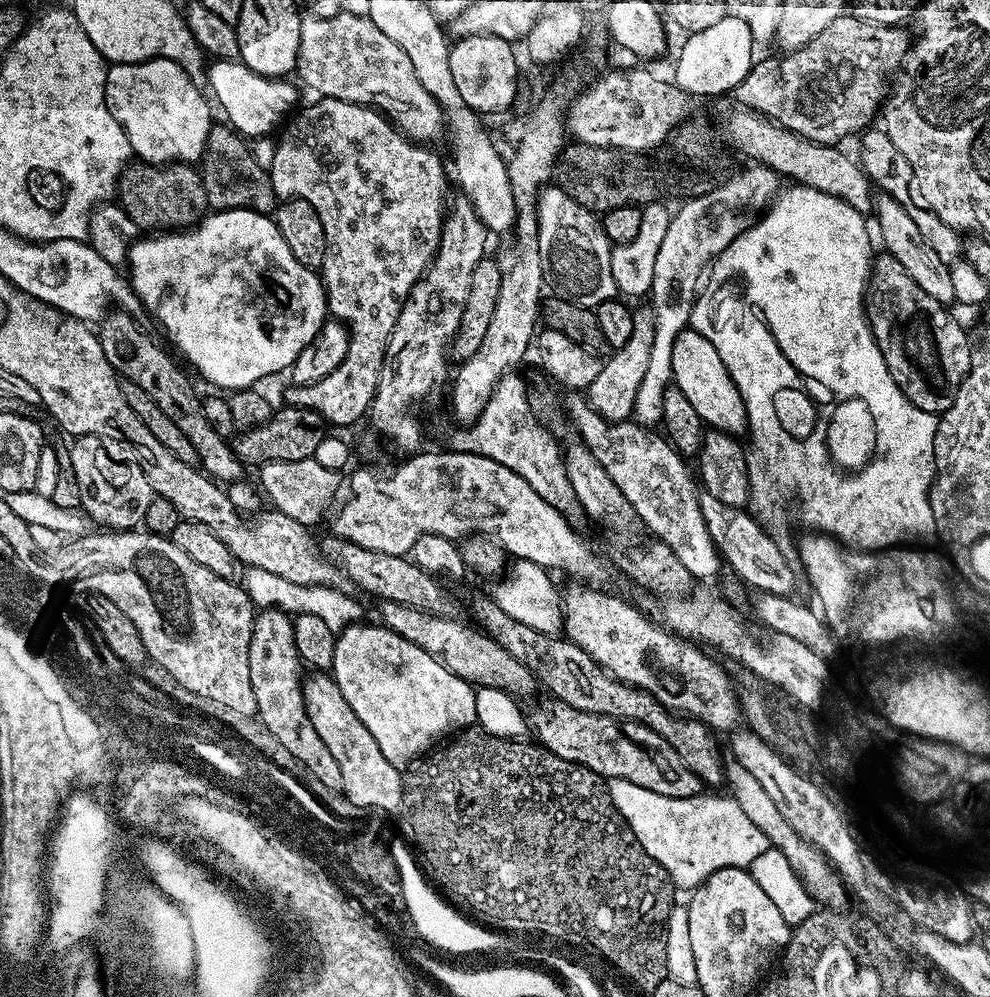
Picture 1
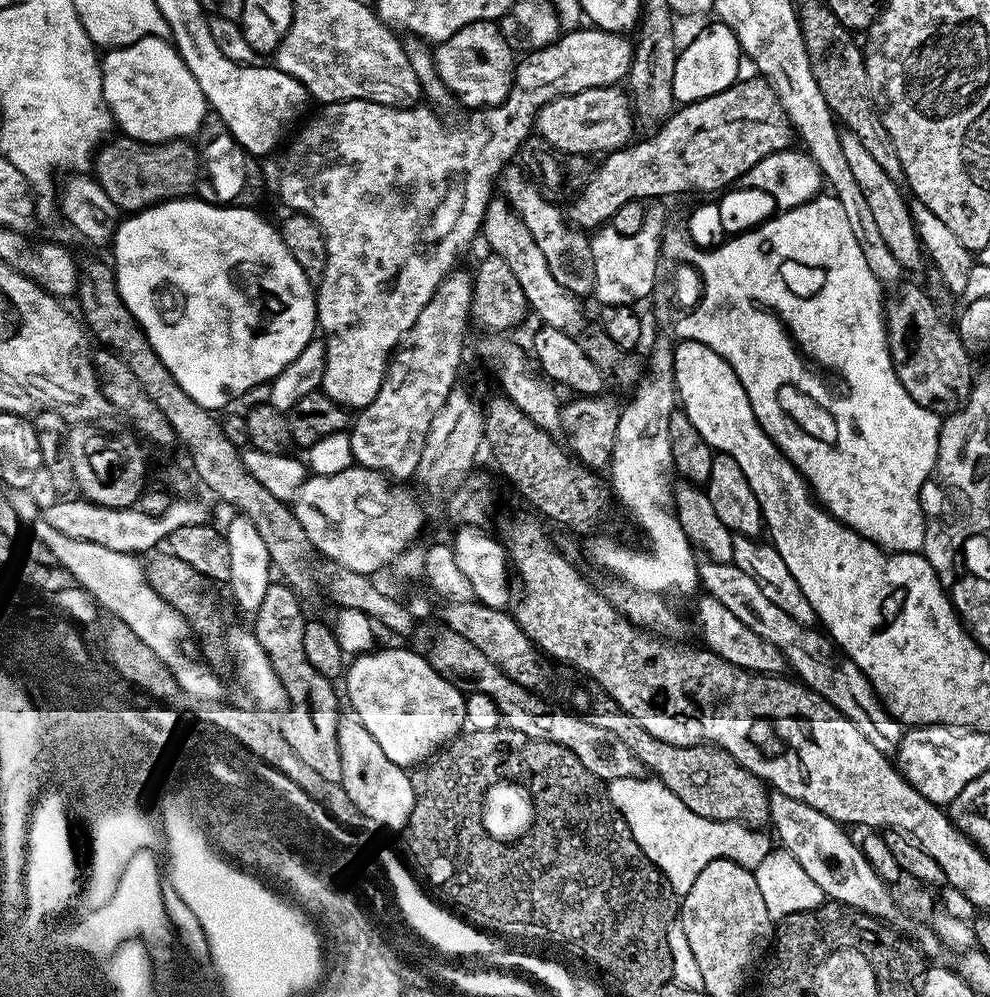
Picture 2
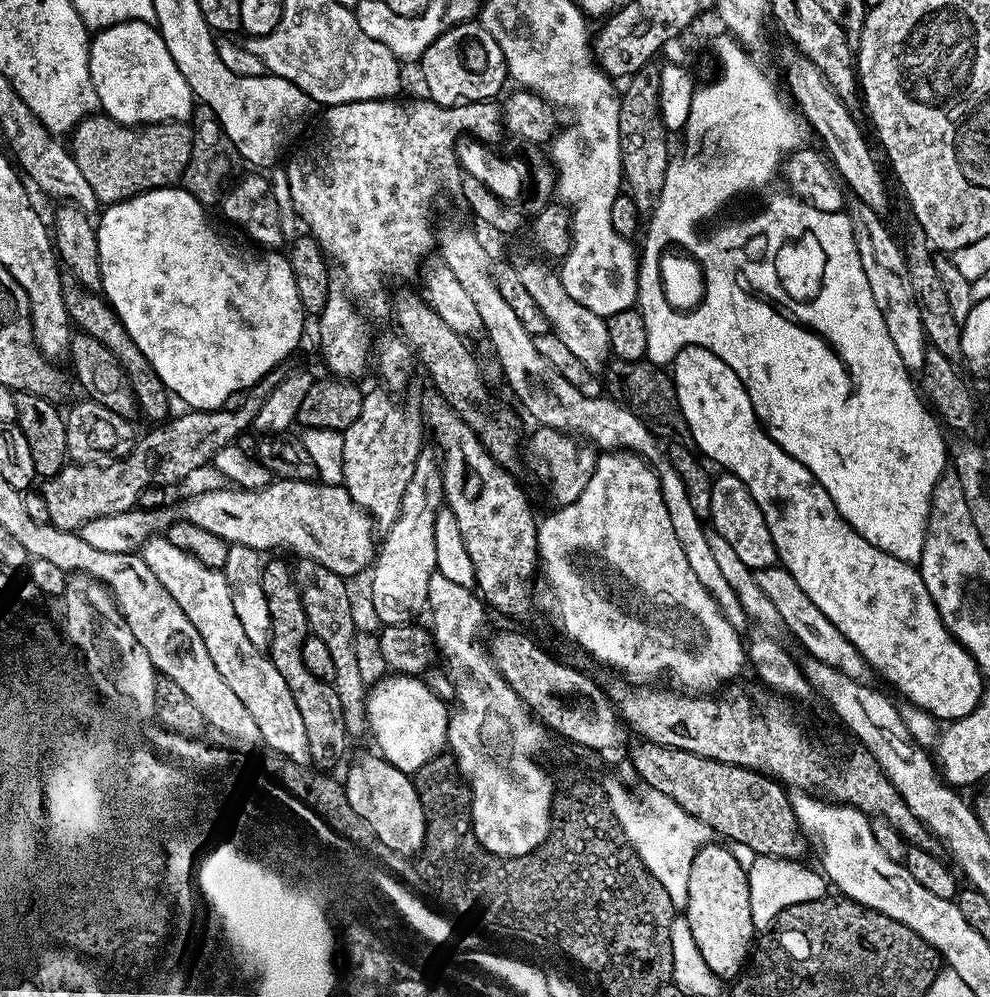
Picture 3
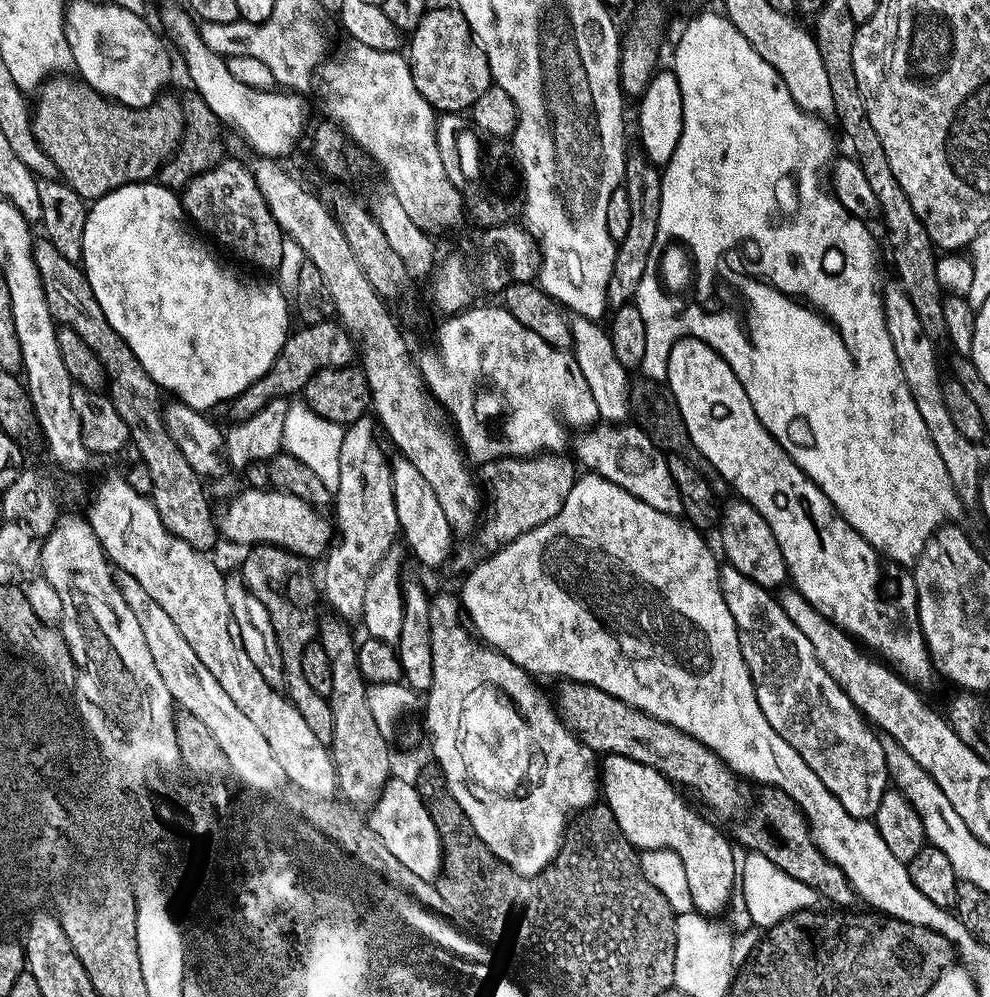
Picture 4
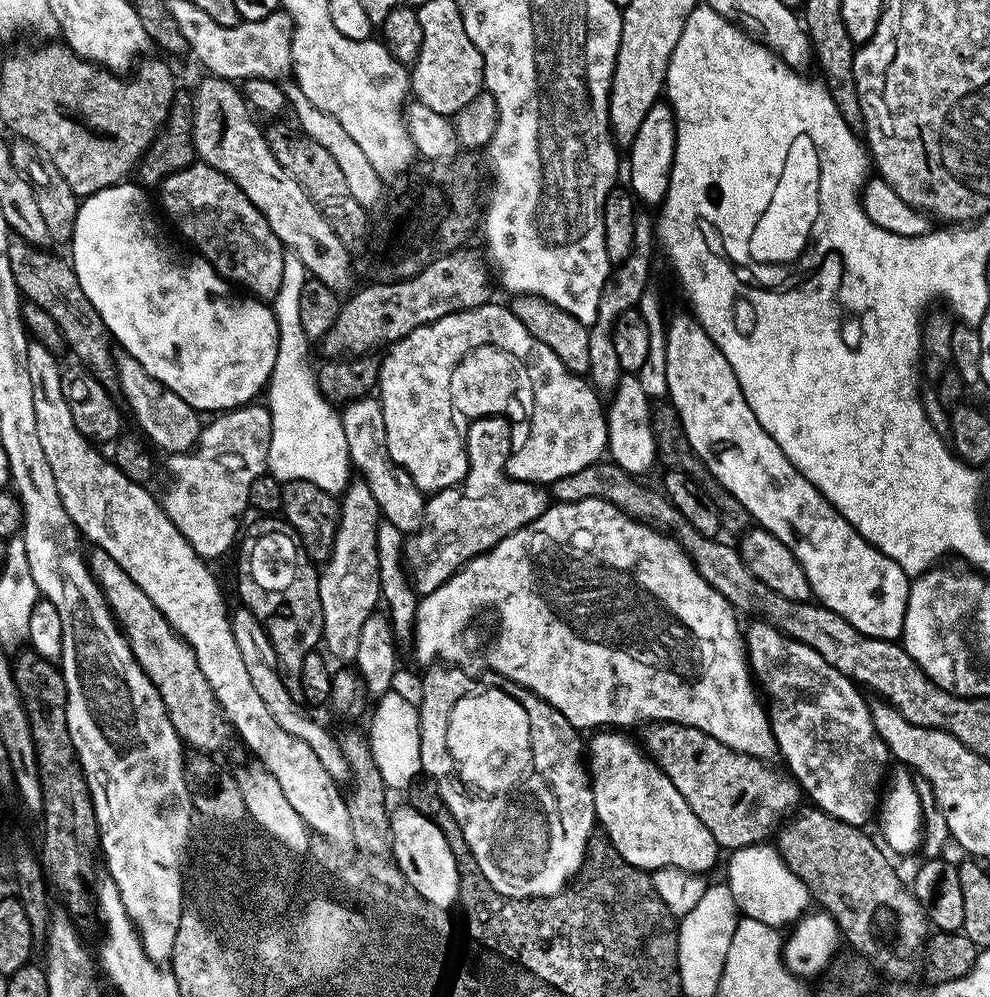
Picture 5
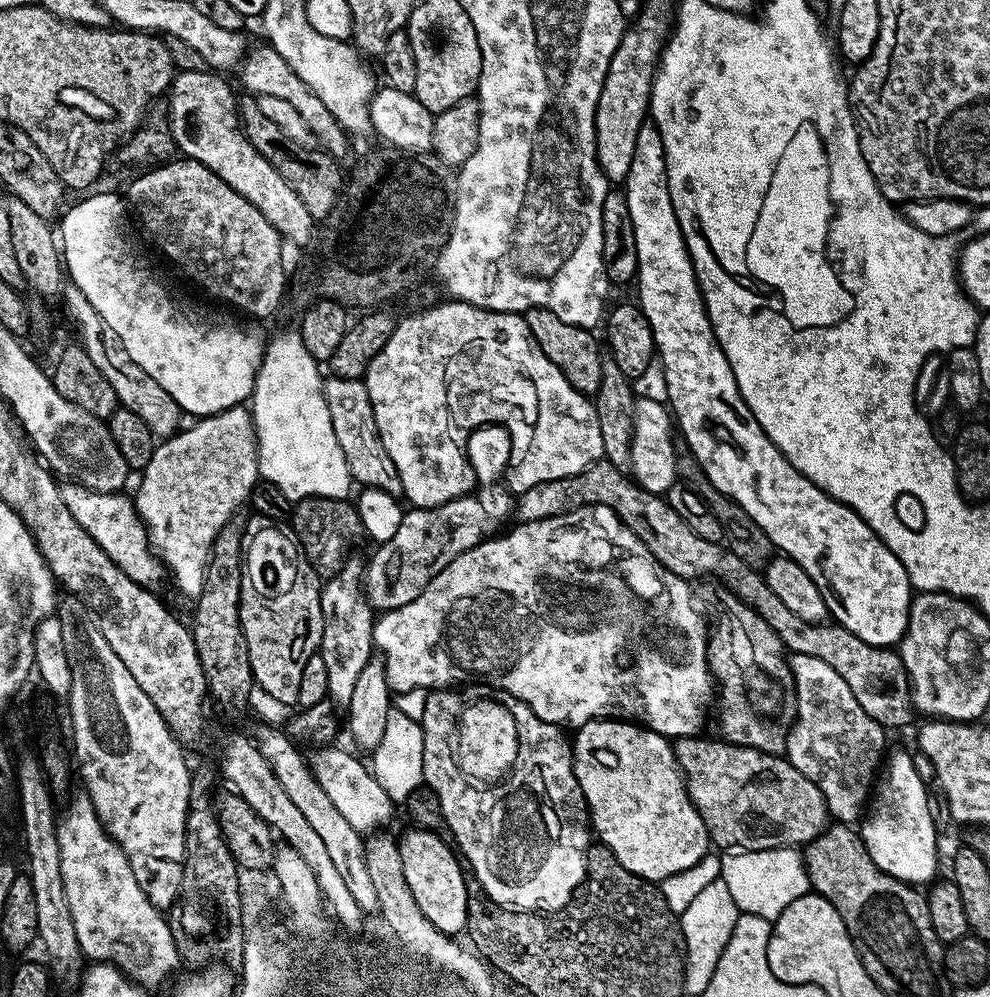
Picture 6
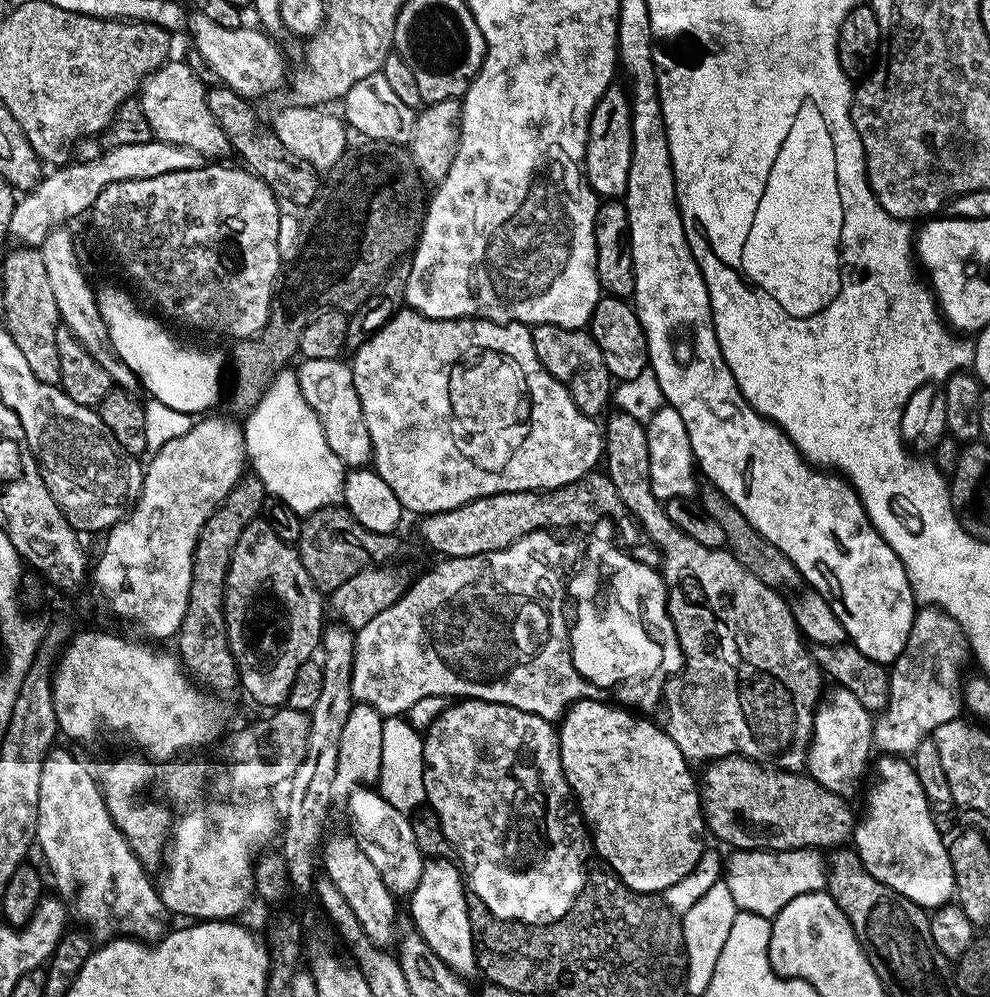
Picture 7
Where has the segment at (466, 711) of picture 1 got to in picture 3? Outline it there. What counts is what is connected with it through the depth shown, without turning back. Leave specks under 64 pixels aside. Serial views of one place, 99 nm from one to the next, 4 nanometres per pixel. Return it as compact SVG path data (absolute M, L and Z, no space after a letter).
M388 674L367 689L367 731L376 739L379 755L398 770L415 774L445 751L449 705L420 676Z

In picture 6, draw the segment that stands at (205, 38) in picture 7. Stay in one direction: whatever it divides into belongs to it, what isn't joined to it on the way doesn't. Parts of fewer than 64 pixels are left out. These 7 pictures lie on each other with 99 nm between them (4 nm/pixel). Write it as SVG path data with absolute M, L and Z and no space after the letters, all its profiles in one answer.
M270 46L263 47L249 47L239 65L238 73L240 72L240 80L244 83L245 88L243 91L255 97L274 94L274 98L283 98L284 101L290 102L290 106L294 106L294 110L298 110L298 114L302 114L302 122L306 122L313 137L317 141L321 140L319 143L323 145L328 155L343 158L348 152L349 133L345 132L337 122L334 114L330 114L330 110L326 110L322 98L318 98L318 94L314 94L314 90L310 90L310 86L306 86L306 82L302 82L302 78L298 78L298 74L294 74L294 70L290 70L290 62L286 62L286 58L282 58L282 54L278 54L278 50L274 50Z

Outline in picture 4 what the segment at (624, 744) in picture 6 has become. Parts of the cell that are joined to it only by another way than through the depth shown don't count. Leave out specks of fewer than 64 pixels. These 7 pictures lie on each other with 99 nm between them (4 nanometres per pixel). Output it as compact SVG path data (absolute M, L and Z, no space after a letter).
M605 755L602 760L602 800L608 809L614 814L622 834L627 840L635 841L636 832L656 832L657 848L669 848L678 858L682 858L682 866L686 870L686 882L690 886L690 898L695 911L709 917L716 915L728 904L738 884L738 856L732 853L734 844L728 840L708 820L703 820L682 797L681 793L674 787L672 781L667 780L656 768L642 766L642 762L634 762L630 758L621 756Z

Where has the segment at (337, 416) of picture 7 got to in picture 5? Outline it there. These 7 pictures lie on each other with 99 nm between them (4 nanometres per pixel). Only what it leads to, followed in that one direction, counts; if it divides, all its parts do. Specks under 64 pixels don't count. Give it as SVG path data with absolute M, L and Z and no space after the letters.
M369 394L361 397L359 400L351 400L343 405L340 412L340 421L342 430L346 432L346 446L348 447L348 459L351 467L361 472L363 483L370 486L370 494L374 494L374 502L378 502L380 515L385 521L393 523L402 533L411 534L420 526L420 521L424 518L424 506L426 503L425 493L418 490L410 478L410 474L404 468L393 462L388 453L386 442L386 422L382 418L380 401L375 395Z

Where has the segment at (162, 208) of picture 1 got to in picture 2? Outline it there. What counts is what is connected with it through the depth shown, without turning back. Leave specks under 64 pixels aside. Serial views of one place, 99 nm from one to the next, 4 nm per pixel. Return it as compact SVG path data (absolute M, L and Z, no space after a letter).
M123 134L117 137L117 140L101 143L94 157L94 179L121 213L140 212L151 204L161 204L163 200L179 200L193 195L192 187L202 168L195 143L168 140L164 144L143 144Z

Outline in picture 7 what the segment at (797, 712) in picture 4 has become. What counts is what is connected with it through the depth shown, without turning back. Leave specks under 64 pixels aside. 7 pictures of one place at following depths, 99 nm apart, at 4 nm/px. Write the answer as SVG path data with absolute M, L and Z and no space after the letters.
M839 686L833 687L832 692L832 704L827 702L821 703L816 709L816 718L812 723L812 743L808 745L808 763L806 765L807 775L811 776L813 780L818 781L826 790L830 790L834 794L845 798L852 798L852 795L856 792L856 787L860 784L860 779L865 779L866 773L870 768L870 761L874 756L874 745L872 742L872 725L874 723L873 713L866 710L866 706L862 706L862 702L858 702L858 698L854 698L854 694L850 694L850 690L841 688Z

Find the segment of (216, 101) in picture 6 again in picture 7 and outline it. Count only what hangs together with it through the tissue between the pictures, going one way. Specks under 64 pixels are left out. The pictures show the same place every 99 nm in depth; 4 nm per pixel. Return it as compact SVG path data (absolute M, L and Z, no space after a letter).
M169 59L158 71L148 75L138 89L138 99L155 139L189 147L205 158L220 158L224 151L229 151L230 145L222 126L218 126L214 114L210 114L208 88L183 59Z

